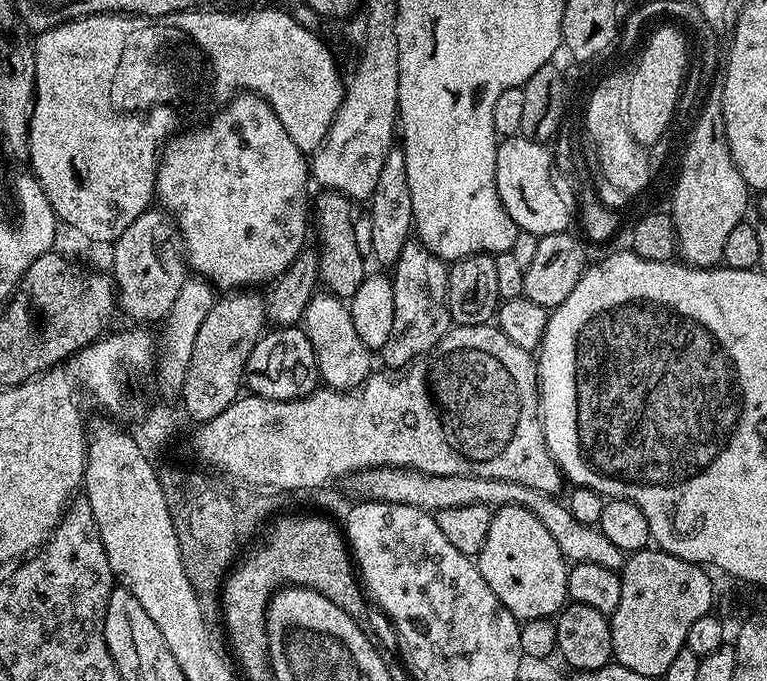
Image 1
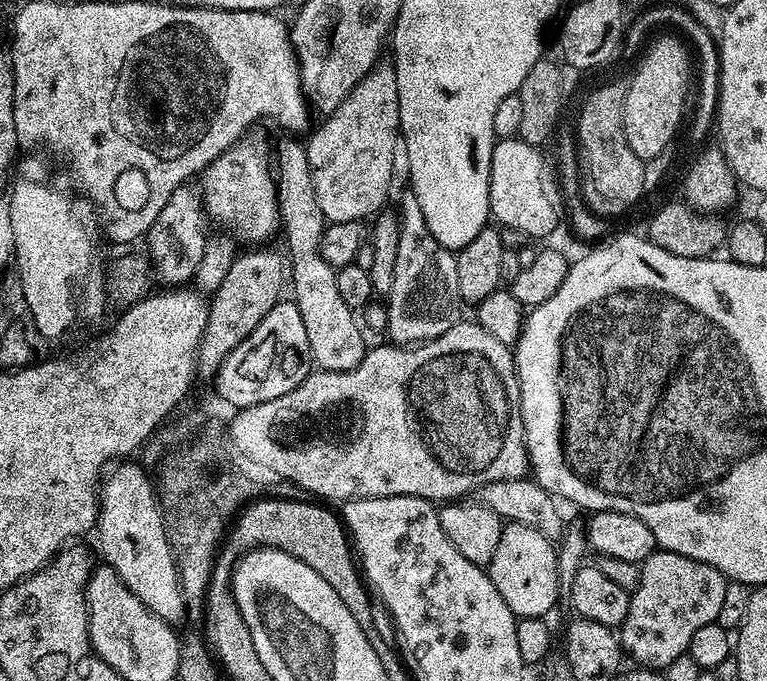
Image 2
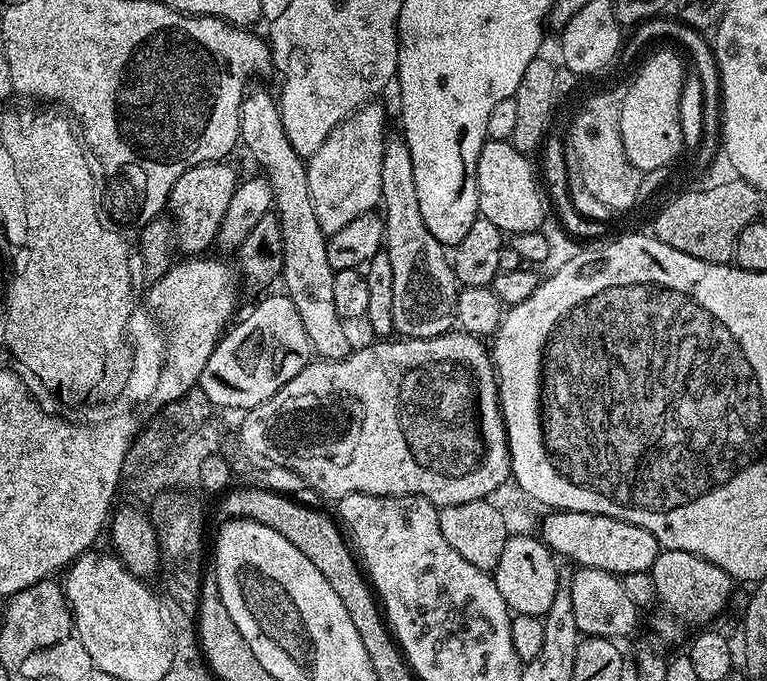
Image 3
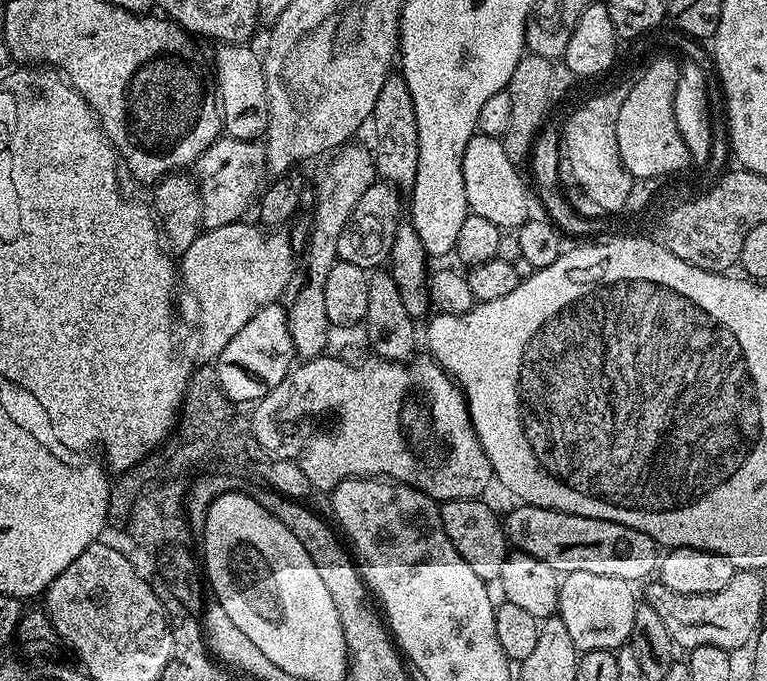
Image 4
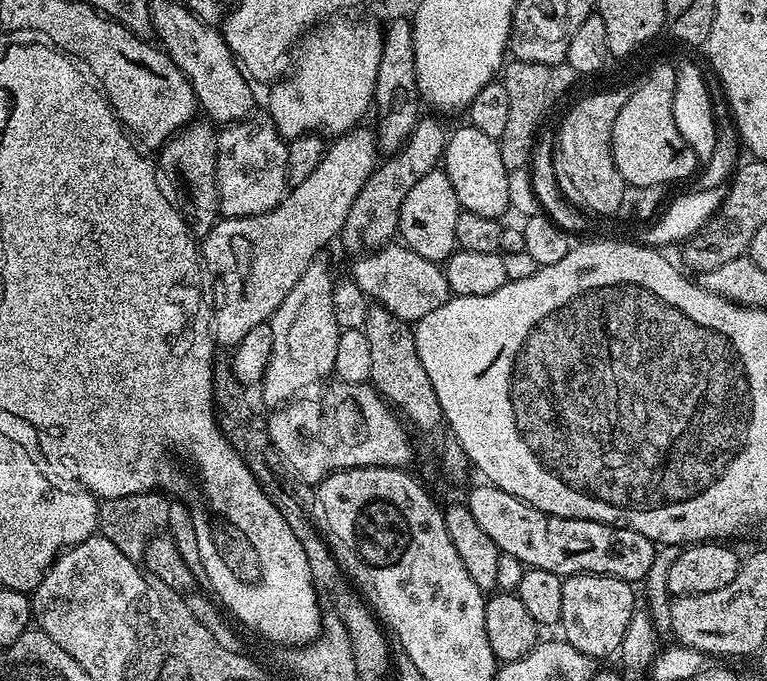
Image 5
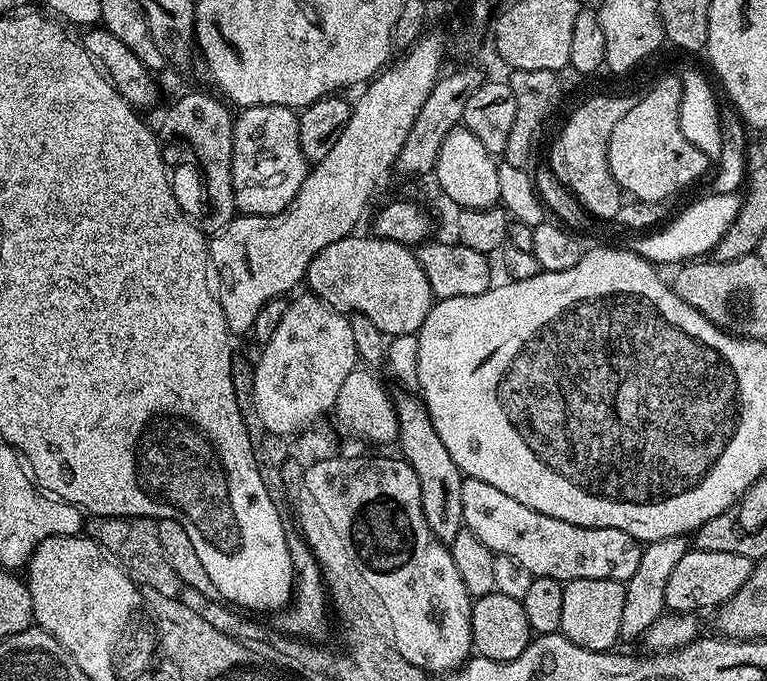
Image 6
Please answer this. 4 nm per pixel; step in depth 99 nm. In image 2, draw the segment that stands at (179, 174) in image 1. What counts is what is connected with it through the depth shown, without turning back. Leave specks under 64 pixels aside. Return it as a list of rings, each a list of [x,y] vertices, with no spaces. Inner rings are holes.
[[[260,136],[241,138],[223,152],[202,173],[202,199],[205,213],[213,225],[221,224],[237,241],[260,246],[281,231],[280,207],[276,193],[274,156]]]

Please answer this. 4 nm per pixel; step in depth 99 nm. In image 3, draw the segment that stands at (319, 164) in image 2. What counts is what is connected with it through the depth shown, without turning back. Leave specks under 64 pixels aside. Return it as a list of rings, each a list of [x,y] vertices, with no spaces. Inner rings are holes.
[[[369,102],[357,112],[344,119],[314,150],[312,156],[307,157],[308,181],[310,182],[310,202],[314,202],[314,214],[318,214],[318,222],[322,226],[325,236],[331,238],[342,230],[354,218],[372,212],[381,203],[382,194],[382,158],[388,132],[388,116],[380,102]]]

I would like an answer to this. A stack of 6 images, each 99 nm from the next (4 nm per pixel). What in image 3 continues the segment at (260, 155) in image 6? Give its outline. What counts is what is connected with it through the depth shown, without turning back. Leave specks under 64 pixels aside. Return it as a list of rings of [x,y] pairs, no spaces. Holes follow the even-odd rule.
[[[228,162],[199,164],[178,182],[174,182],[172,193],[168,195],[167,207],[174,217],[174,244],[184,254],[204,254],[213,247],[218,226],[222,226],[222,217],[226,215],[226,206],[230,206],[230,198],[238,183],[238,175]]]

